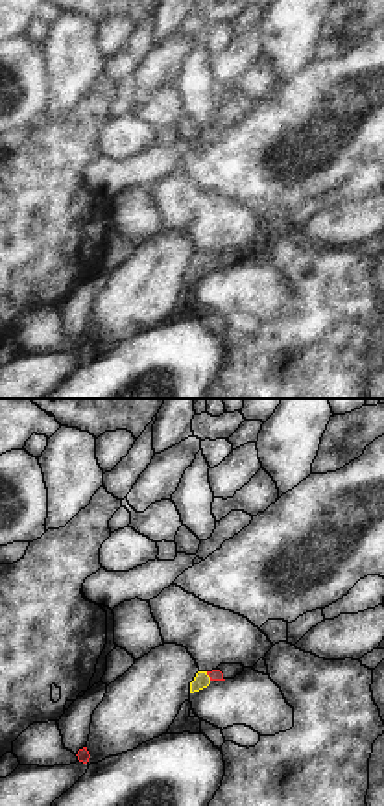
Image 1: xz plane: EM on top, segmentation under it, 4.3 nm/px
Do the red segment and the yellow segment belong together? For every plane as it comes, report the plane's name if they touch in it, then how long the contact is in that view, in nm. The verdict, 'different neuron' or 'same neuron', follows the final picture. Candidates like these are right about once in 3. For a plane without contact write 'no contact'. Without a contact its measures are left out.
xz | 50 nm

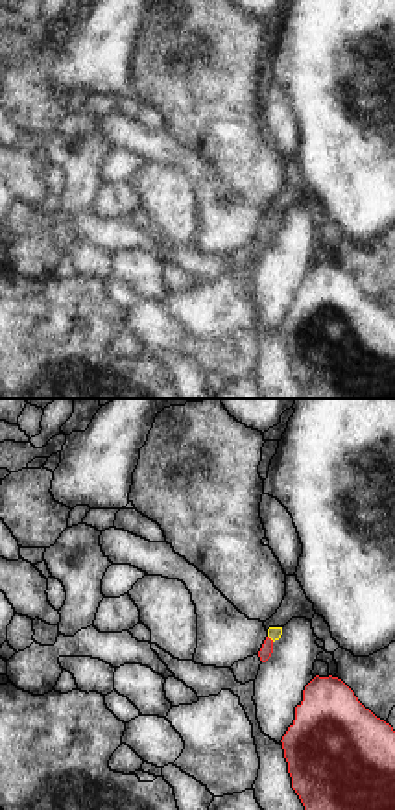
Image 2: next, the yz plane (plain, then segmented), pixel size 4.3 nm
yz | 40 nm

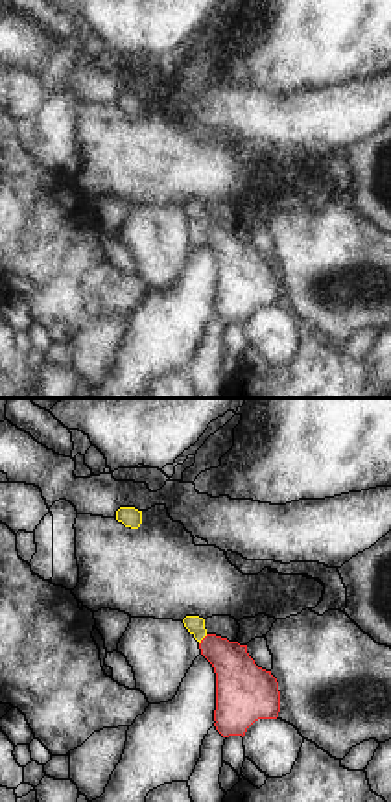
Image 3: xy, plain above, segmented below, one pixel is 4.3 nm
xy | 60 nm

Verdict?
same neuron

